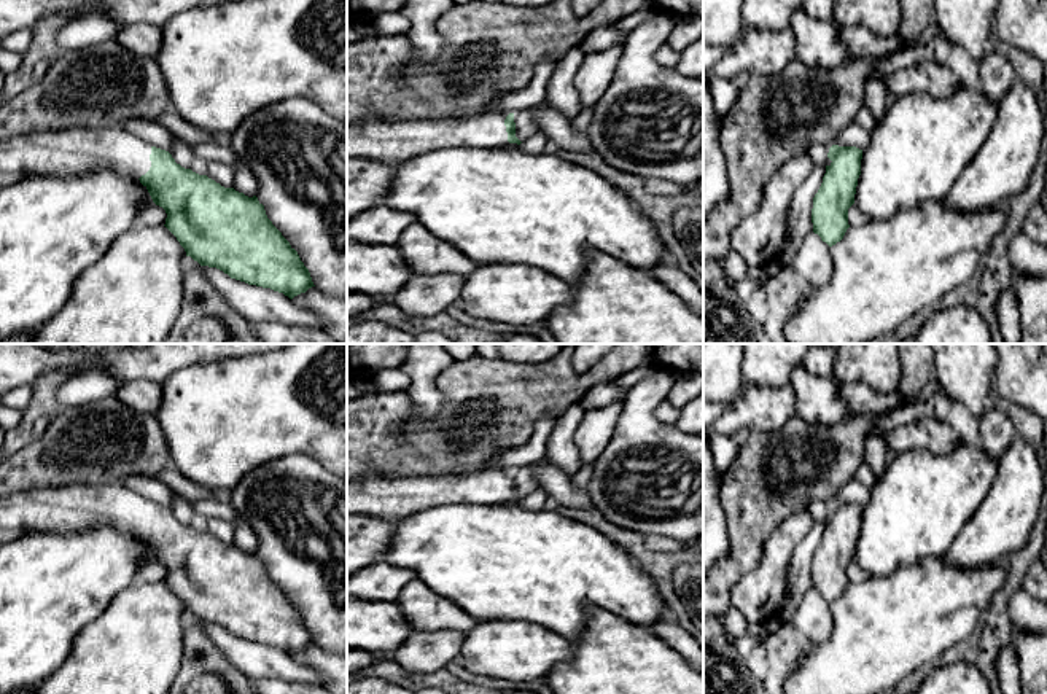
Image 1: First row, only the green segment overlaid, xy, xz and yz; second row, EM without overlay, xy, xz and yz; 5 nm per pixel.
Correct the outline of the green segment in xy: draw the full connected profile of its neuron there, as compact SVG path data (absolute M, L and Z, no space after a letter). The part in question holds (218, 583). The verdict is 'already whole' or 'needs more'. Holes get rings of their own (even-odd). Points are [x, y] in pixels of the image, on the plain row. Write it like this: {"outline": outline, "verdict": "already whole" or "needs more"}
{"outline": "M70 484L13 492L0 497L0 546L29 532L70 533L110 525L138 535L153 559L167 570L165 584L200 622L216 624L231 635L271 645L290 656L315 643L298 608L267 575L256 552L224 544L175 519L165 506L151 503L123 484Z", "verdict": "needs more"}

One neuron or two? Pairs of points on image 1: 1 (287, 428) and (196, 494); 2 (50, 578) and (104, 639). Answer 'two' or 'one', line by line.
1: two
2: two

